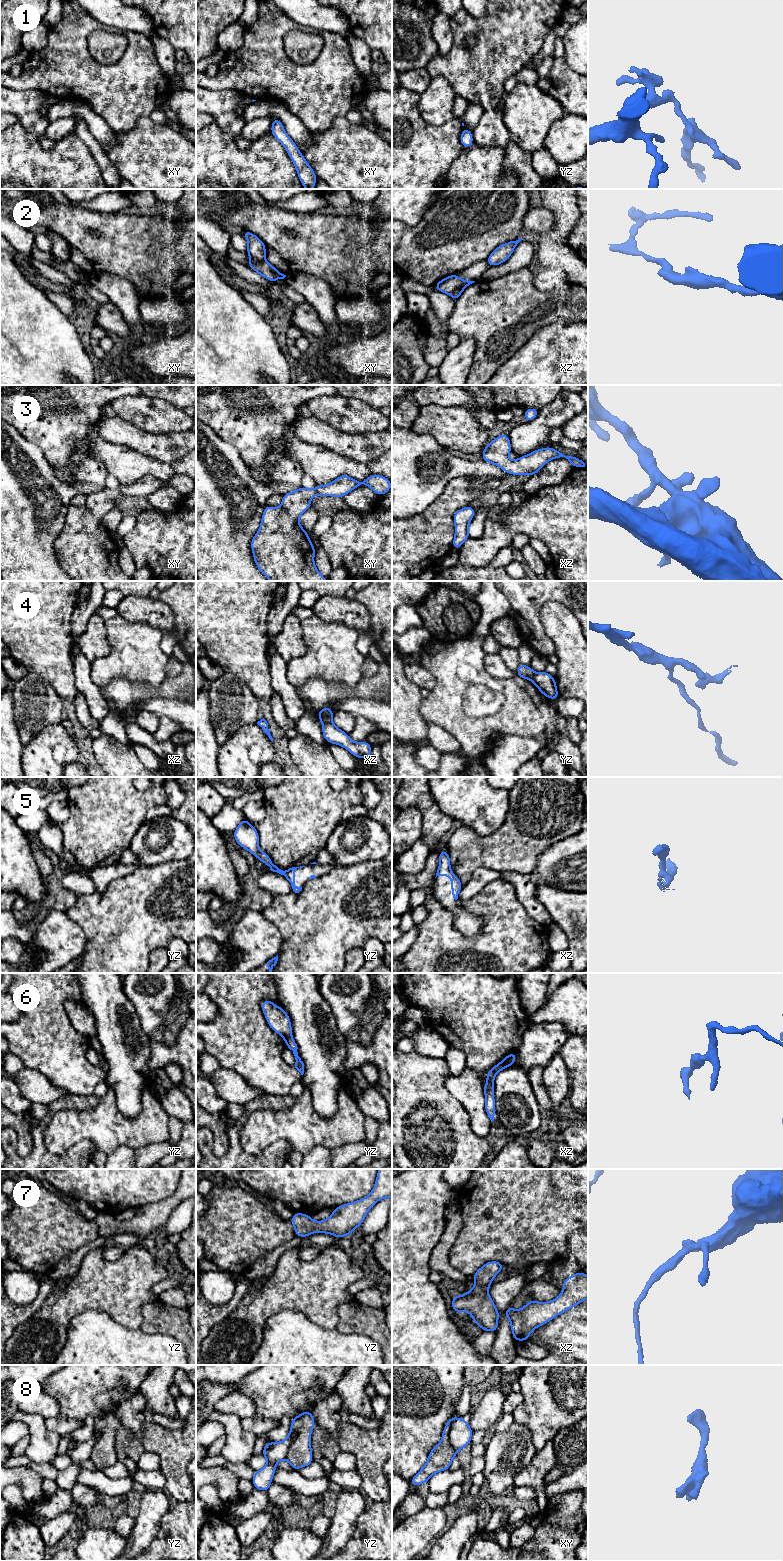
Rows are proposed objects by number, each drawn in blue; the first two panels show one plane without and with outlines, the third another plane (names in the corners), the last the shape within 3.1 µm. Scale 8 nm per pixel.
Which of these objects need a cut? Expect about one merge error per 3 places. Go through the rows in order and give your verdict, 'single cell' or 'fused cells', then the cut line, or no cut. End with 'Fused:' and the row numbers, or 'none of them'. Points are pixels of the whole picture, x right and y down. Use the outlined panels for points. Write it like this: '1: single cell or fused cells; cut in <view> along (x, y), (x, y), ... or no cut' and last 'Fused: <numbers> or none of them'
1: single cell; no cut
2: fused cells; cut in xy along (250, 256), (264, 260)
3: single cell; no cut
4: fused cells; cut in xz along (330, 721), (323, 724)
5: single cell; no cut
6: fused cells; cut in yz along (291, 1034), (284, 1039)
7: single cell; no cut
8: fused cells; cut in xy along (458, 1418), (451, 1424), (448, 1432), (448, 1441), (456, 1452)
Fused: 2, 4, 6, 8

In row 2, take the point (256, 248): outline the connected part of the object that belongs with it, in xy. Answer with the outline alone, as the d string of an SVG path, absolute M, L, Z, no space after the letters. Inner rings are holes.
M244 230L242 234L248 241L248 248L246 253L250 257L253 257L257 260L265 260L266 247L264 242L250 231Z

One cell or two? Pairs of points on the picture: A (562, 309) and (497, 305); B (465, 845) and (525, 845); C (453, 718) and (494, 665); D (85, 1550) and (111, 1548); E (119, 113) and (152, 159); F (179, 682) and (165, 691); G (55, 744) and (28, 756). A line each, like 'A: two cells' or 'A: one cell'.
A: one cell
B: one cell
C: two cells
D: one cell
E: two cells
F: one cell
G: one cell

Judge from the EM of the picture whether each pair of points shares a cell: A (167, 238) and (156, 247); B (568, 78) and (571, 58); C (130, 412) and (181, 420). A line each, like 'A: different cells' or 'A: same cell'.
A: same cell
B: different cells
C: same cell

